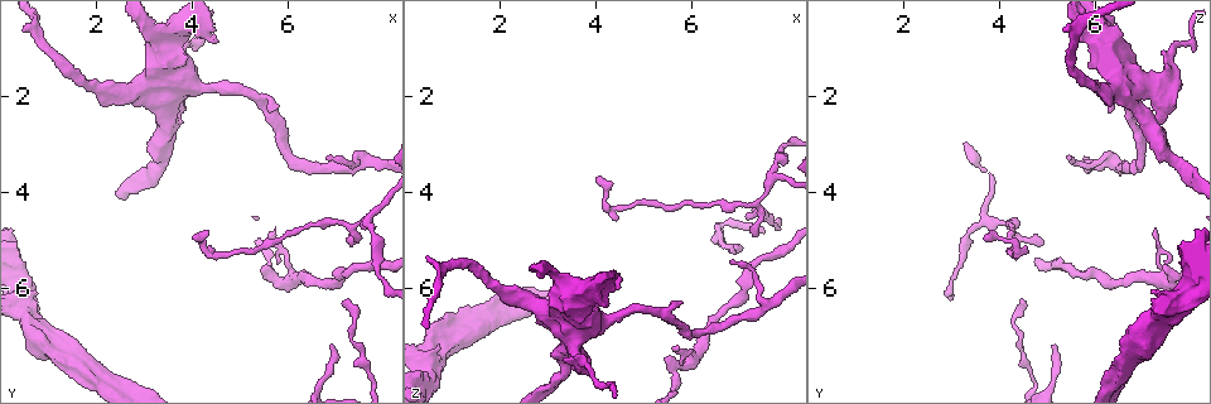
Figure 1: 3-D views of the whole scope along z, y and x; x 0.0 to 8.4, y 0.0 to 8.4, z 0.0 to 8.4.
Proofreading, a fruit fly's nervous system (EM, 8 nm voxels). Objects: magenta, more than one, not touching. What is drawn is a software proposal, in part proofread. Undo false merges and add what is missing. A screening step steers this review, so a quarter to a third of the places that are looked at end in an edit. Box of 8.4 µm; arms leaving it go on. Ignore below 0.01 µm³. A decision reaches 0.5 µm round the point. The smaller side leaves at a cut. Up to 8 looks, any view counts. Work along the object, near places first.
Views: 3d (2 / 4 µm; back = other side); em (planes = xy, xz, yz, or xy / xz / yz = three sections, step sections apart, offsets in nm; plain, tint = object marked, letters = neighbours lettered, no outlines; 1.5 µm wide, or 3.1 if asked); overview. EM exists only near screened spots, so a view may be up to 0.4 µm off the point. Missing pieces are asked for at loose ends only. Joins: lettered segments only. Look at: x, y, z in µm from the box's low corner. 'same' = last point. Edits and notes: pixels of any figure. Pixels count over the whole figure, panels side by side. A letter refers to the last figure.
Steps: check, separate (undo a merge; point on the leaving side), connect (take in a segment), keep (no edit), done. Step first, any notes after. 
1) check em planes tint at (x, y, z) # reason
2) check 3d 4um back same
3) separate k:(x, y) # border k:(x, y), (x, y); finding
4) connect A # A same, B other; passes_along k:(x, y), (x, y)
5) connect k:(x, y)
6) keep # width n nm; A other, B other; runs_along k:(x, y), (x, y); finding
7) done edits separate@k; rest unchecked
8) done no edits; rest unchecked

check 3d 4um at (6.90, 3.20, 5.35) # an open end

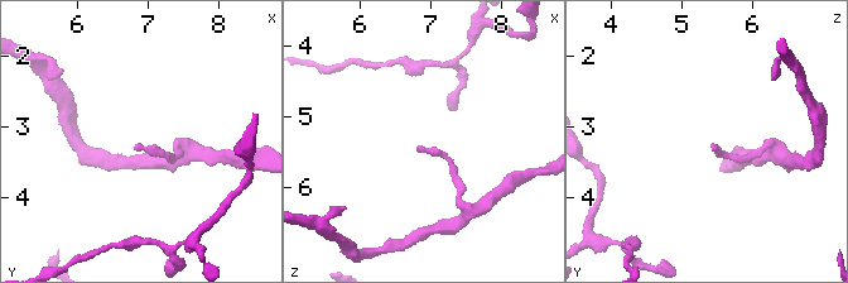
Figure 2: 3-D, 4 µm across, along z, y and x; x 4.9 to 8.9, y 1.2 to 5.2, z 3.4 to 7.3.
check em planes letters at (6.85, 3.25, 5.40) # now the EM

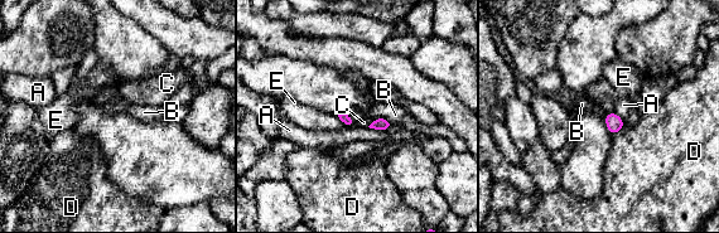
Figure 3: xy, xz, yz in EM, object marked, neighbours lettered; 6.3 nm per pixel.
keep # A other, B other, C other, D other, E other; border 3:(337, 115), (346, 126); none of them fits

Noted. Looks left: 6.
check em xz step 4 letters at (7.25, 5.05, 4.95) # branch stops here

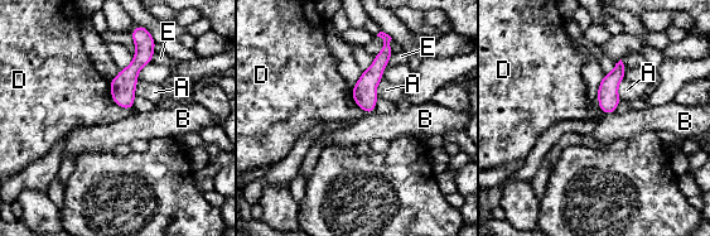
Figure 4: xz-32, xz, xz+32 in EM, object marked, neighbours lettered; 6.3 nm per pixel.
check em planes letters same # another direction

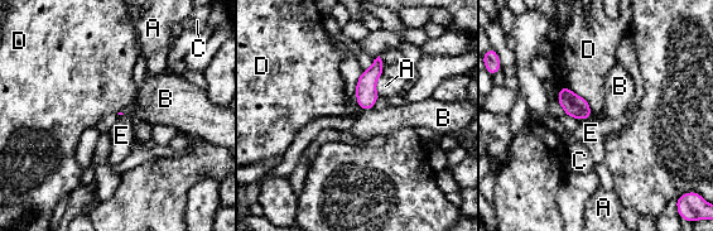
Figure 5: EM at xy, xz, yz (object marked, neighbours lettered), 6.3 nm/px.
keep # A other, B other, C other, D other, E other; border 5:(562, 85), (582, 96), (592, 112); none of them fits

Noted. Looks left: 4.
check em planes letters at (5.70, 4.80, 7.25) # tapers out

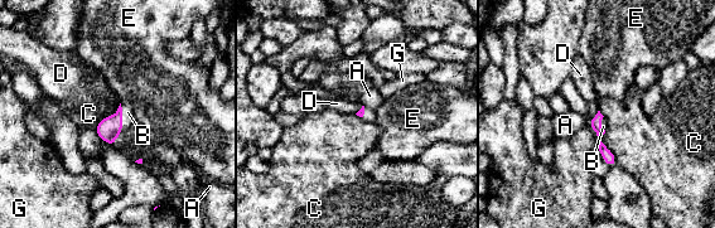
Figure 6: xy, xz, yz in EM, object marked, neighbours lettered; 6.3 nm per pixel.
connect B # longest_contact C 240 nm; A other, B same, C other, D other, E other, G other; passes_along 6:(109, 129), (121, 116), (127, 112); the neuron continues

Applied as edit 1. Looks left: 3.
done edits connect@6; rest unchecked

